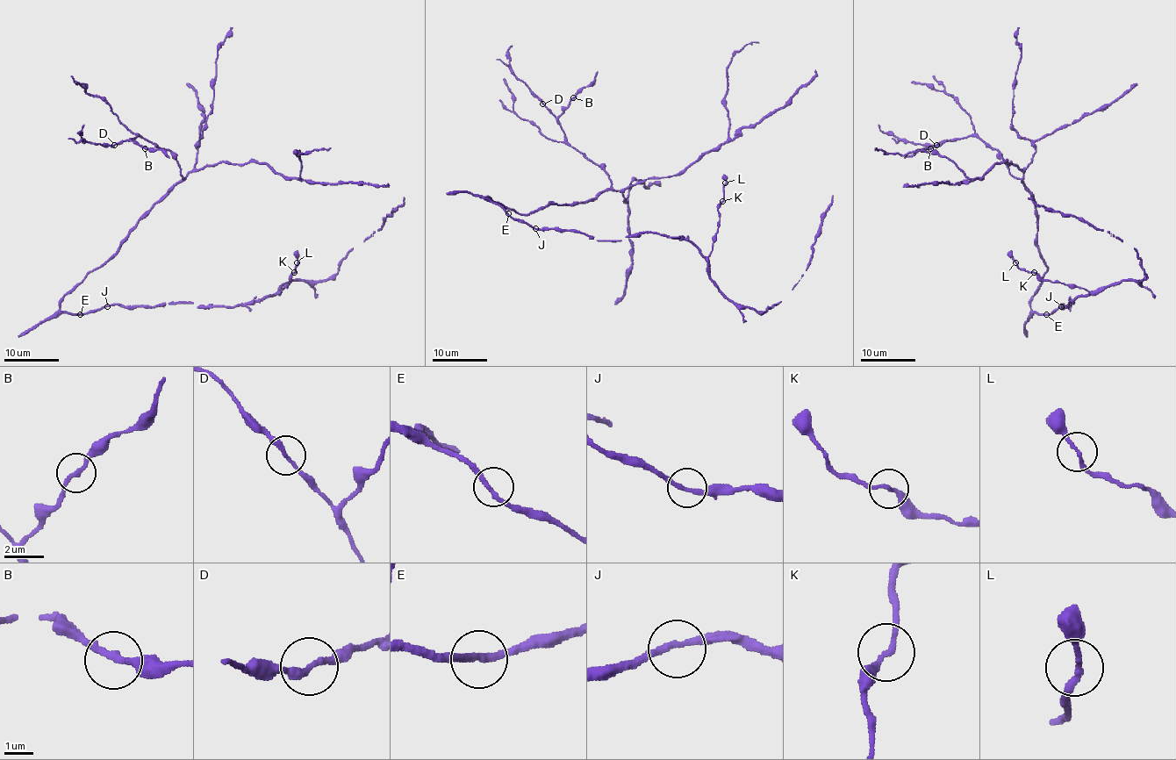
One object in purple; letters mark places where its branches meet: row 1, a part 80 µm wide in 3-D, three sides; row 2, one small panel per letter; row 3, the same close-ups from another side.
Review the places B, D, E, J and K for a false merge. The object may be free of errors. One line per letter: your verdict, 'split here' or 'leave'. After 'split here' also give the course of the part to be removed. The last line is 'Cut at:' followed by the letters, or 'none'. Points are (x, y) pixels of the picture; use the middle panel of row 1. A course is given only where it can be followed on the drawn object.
B: leave
D: leave
E: leave
J: leave
K: leave
Cut at: none

